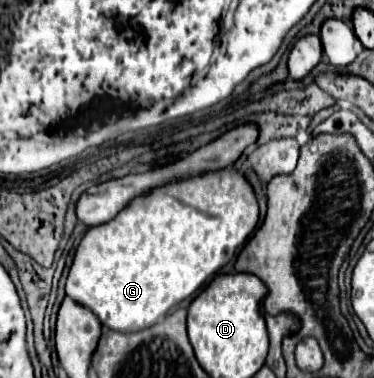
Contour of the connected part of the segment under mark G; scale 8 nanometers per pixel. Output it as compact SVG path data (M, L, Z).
M232 168L218 170L218 172L208 172L204 176L194 176L190 180L182 180L182 182L174 182L174 184L160 186L160 188L152 190L152 194L146 194L142 198L136 198L128 206L128 210L122 210L122 214L118 214L110 222L88 228L88 232L84 234L84 238L82 238L78 250L76 250L74 264L72 264L70 274L68 274L68 280L66 280L66 296L72 298L76 304L88 308L100 320L102 326L106 326L106 328L110 328L114 332L124 332L126 334L126 332L146 330L146 328L158 324L174 306L178 306L184 298L192 296L196 290L200 290L204 282L208 282L220 268L224 268L234 258L236 248L240 244L244 244L246 238L252 234L252 230L256 228L256 224L258 224L258 202L256 202L256 196L252 192L252 186L246 182L246 178L240 172L236 172Z

